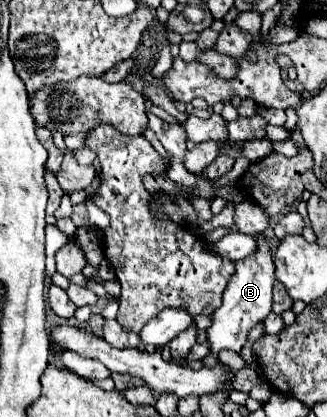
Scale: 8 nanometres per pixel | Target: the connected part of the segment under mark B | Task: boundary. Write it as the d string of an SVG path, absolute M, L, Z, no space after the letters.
M256 237L260 249L254 253L254 257L246 257L244 261L236 263L236 275L228 283L224 291L222 305L212 313L212 325L206 329L206 339L210 343L210 353L204 357L207 367L214 367L218 363L218 353L224 349L230 349L234 353L240 353L248 331L256 325L256 321L262 321L270 309L272 309L272 287L276 281L274 275L274 261L270 255L270 247L264 237Z

